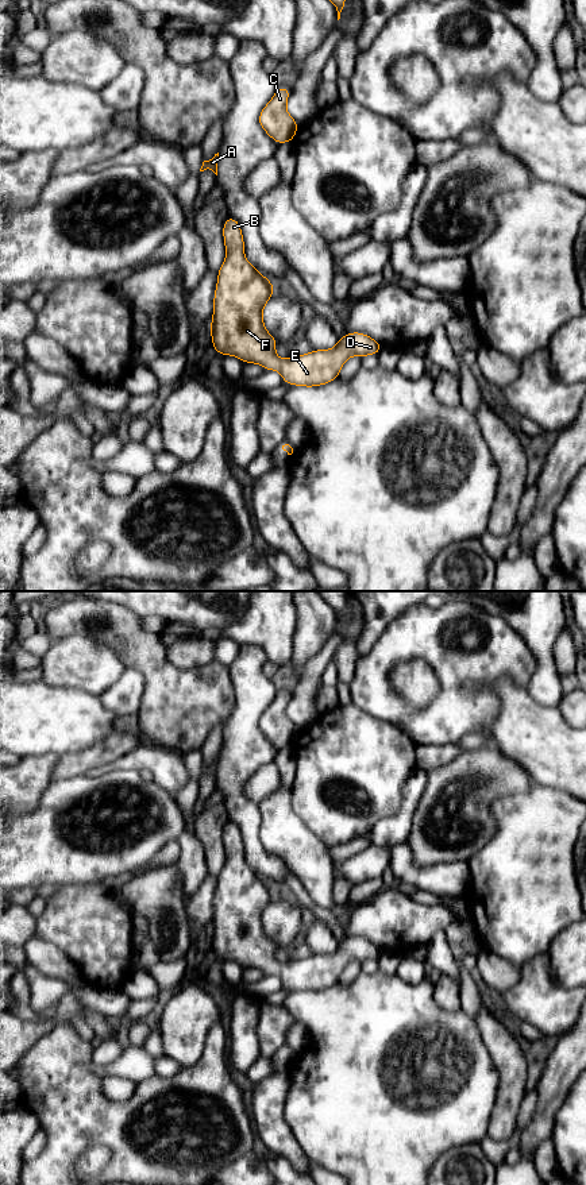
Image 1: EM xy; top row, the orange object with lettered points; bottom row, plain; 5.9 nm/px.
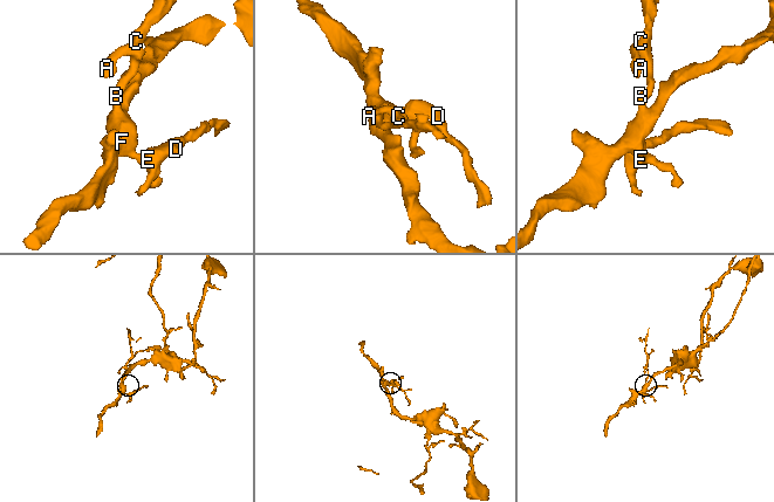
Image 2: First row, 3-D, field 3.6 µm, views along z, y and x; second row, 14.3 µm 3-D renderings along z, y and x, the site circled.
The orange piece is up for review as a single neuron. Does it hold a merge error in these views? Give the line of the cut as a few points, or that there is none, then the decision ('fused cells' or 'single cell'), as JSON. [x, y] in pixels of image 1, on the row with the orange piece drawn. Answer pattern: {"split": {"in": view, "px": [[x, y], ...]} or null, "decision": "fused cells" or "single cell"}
{"split": null, "decision": "single cell"}

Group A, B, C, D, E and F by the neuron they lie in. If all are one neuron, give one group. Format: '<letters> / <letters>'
A B C D E F

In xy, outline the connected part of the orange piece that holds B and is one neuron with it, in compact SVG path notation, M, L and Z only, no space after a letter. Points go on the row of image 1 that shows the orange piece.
M228 216L223 223L223 240L225 259L217 270L211 320L211 339L216 354L236 356L244 364L257 363L266 371L277 370L284 383L316 387L338 379L343 364L350 356L365 358L381 352L383 346L379 341L363 332L347 332L332 350L313 350L300 356L279 359L274 352L278 341L266 331L263 324L263 308L275 293L275 286L247 262L242 227L232 216Z

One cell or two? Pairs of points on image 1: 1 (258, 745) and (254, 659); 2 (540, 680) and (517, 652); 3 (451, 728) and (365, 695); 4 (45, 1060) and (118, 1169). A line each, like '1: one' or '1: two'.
1: one
2: two
3: one
4: one

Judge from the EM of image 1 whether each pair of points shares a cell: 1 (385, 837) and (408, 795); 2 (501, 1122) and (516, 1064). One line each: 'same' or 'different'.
1: same
2: same

